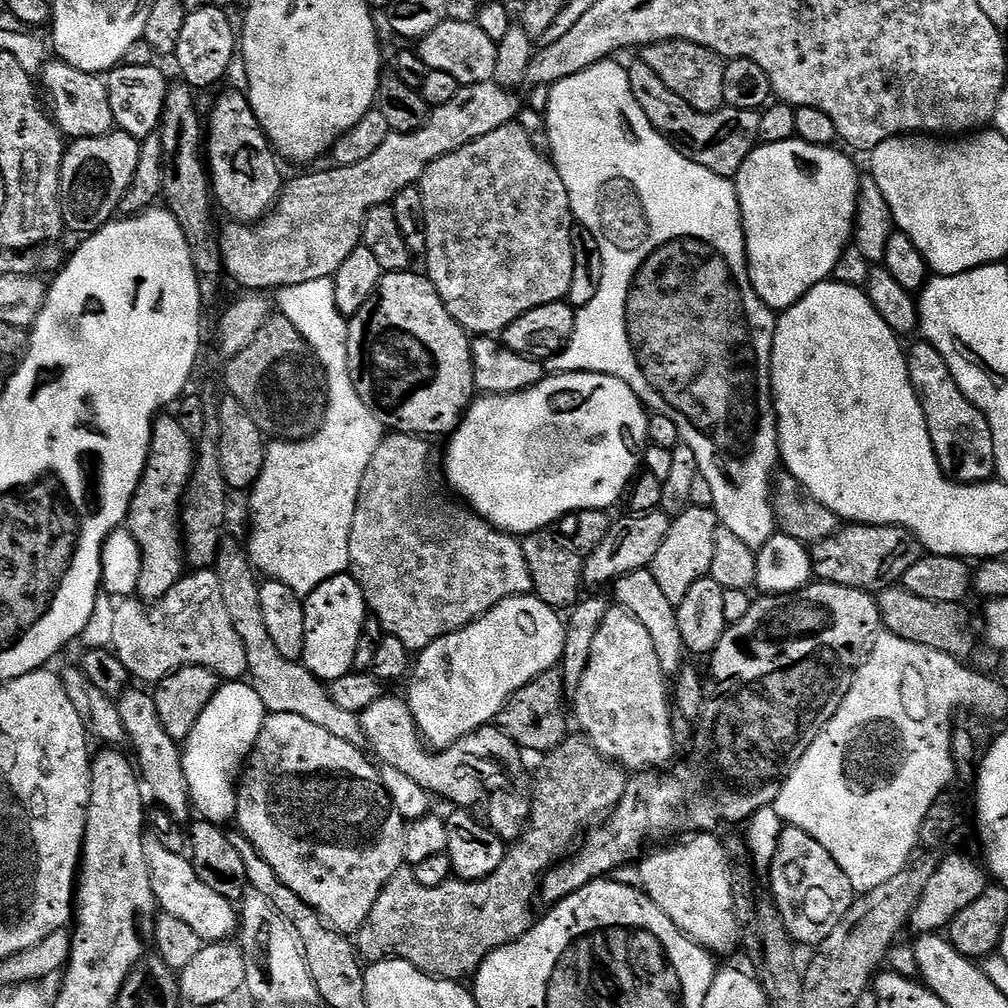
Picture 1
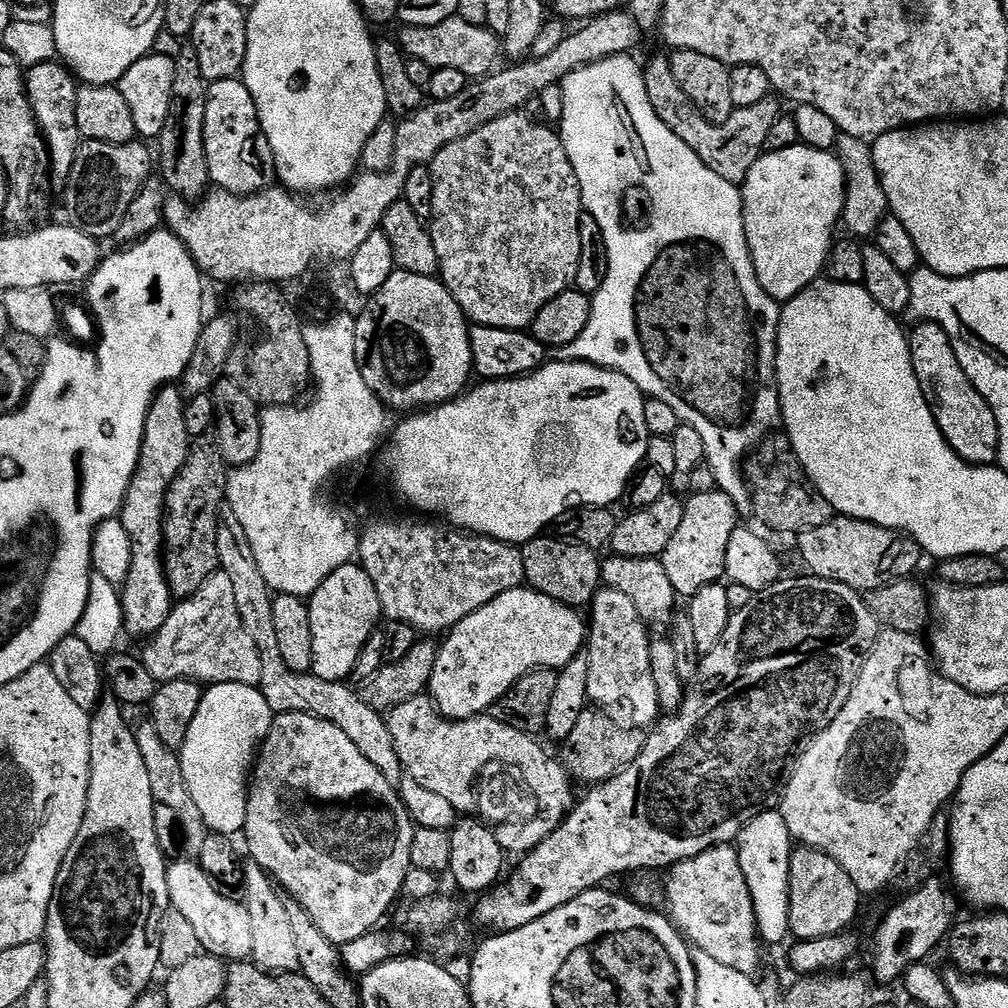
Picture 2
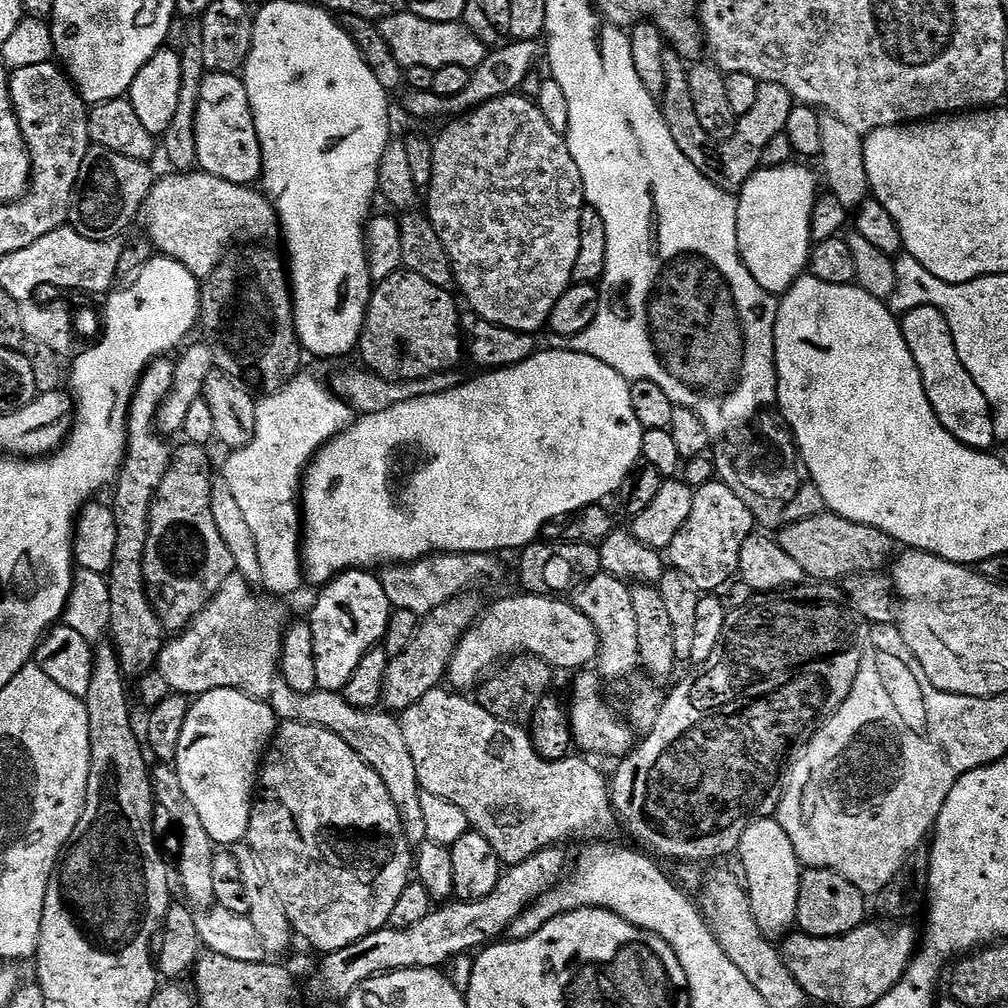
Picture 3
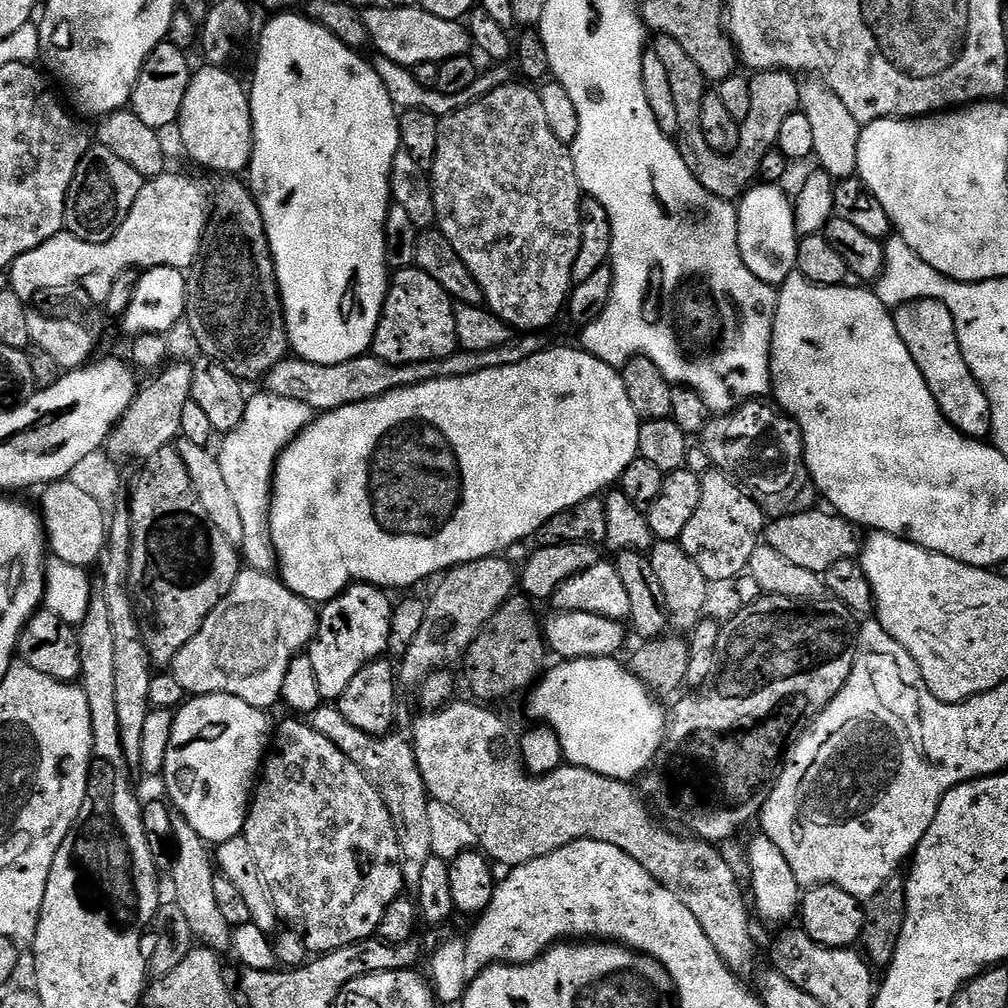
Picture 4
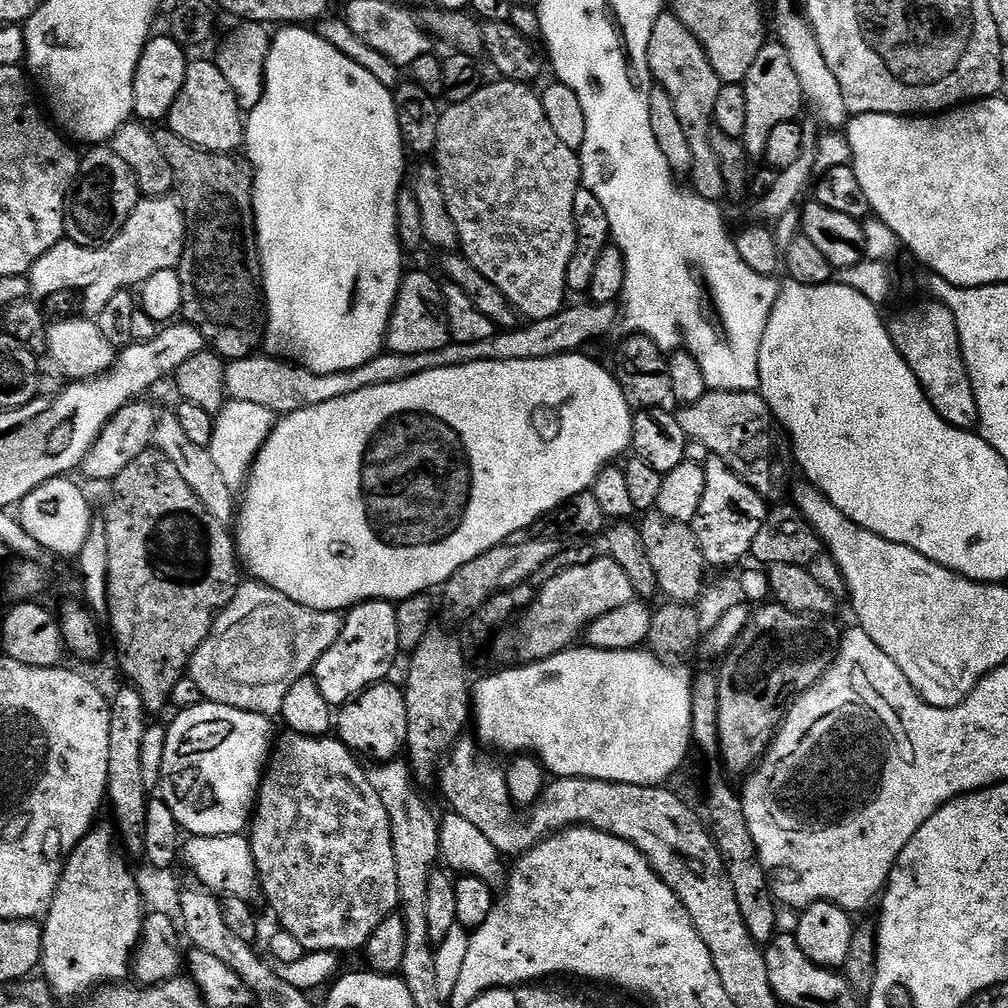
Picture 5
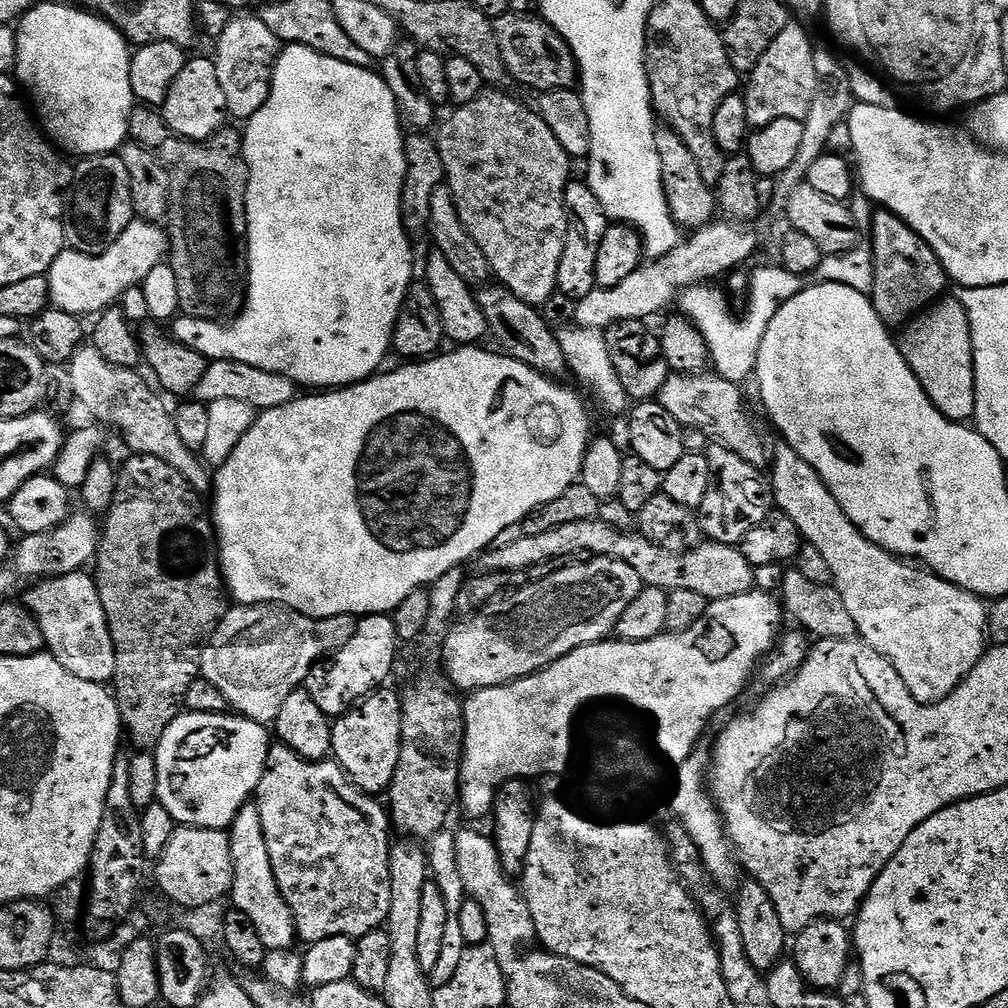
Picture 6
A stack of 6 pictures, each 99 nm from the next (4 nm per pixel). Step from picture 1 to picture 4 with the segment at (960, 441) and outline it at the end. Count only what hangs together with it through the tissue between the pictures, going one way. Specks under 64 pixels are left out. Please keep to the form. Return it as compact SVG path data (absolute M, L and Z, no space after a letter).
M922 298L895 308L892 321L898 326L898 338L910 350L914 366L926 378L926 386L930 386L930 394L934 394L934 402L938 402L938 410L942 410L948 424L970 440L984 440L992 431L990 402L970 366L966 366L966 358L962 358L962 346L958 346L958 330L954 330L950 310L934 298Z

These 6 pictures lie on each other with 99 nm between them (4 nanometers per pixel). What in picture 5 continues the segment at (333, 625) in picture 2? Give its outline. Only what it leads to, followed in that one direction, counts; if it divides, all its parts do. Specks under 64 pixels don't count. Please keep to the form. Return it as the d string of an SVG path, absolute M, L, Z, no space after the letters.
M367 600L365 604L354 604L347 609L334 646L318 658L314 669L318 690L322 690L322 698L326 698L328 704L346 704L370 685L387 681L396 664L396 656L400 655L396 604L391 600Z

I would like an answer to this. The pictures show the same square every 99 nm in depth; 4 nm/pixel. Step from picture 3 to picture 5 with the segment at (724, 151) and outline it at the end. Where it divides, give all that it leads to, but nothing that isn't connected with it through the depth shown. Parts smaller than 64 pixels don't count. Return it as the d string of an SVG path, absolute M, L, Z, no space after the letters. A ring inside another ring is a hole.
M661 14L654 22L654 30L650 30L650 45L647 47L648 70L653 81L670 94L671 101L682 121L686 138L690 145L692 170L690 184L694 191L707 200L723 201L726 196L721 168L709 144L709 130L712 127L714 105L723 88L718 74L714 72L701 44L677 16ZM779 42L765 43L764 49L754 58L754 66L746 81L748 117L743 134L744 149L749 157L763 157L770 130L787 120L795 121L796 112L806 108L802 85L794 72L790 56Z

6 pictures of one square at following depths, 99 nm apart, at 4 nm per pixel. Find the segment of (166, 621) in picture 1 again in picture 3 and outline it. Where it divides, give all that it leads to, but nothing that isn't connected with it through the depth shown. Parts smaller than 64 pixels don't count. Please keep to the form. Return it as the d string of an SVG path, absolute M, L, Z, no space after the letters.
M241 576L226 578L216 597L200 611L183 632L173 635L160 651L158 671L173 693L199 698L219 688L238 690L255 700L267 701L274 690L280 666L280 647L284 641L286 619L276 604L263 604L255 596L253 585Z

